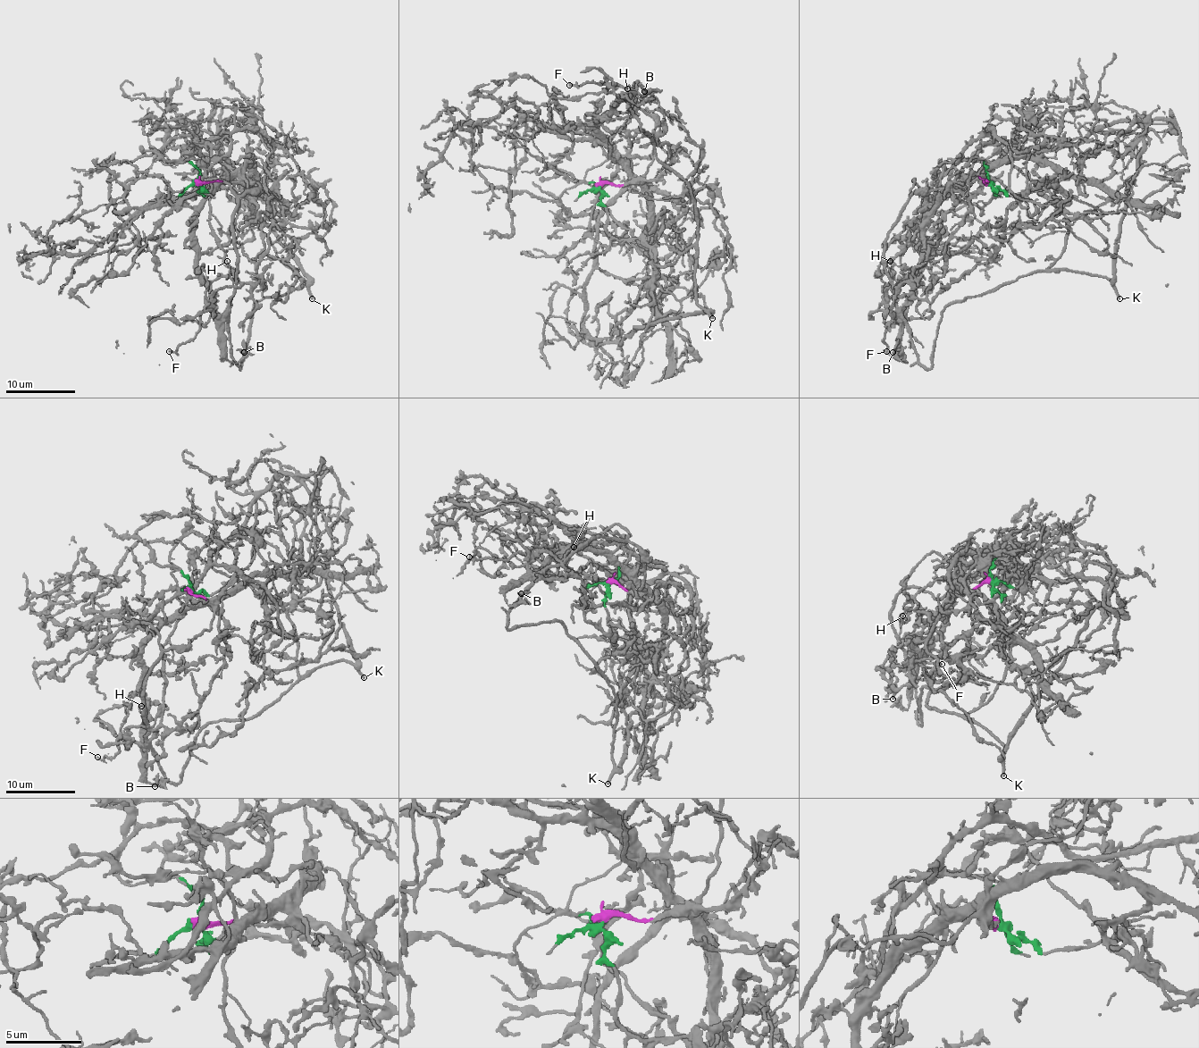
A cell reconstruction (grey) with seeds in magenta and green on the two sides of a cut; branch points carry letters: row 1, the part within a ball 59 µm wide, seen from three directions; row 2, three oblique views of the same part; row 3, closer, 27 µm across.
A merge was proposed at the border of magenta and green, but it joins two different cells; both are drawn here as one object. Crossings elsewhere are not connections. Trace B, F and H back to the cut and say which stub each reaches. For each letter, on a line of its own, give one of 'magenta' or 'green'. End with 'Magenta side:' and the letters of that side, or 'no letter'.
B: green
F: magenta
H: magenta
Magenta side: F, H

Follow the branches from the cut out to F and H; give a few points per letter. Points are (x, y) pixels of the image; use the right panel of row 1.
F: (988, 180), (908, 198), (885, 241), (887, 351)
H: (988, 180), (976, 179), (963, 189), (915, 191), (885, 241), (884, 270), (892, 281), (887, 266), (891, 261)

